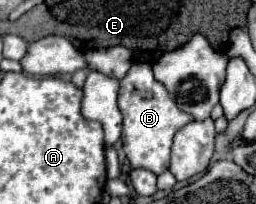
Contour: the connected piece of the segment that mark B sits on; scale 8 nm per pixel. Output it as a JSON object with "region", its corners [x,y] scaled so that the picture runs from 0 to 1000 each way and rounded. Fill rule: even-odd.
{"region":[[[590,314],[512,324],[512,343],[473,392],[457,510],[480,559],[480,657],[473,657],[480,735],[496,755],[496,784],[520,804],[520,824],[574,824],[605,853],[652,833],[676,667],[699,627],[738,608],[754,578],[707,549],[684,520],[684,500],[668,500],[645,422],[605,392]]]}

